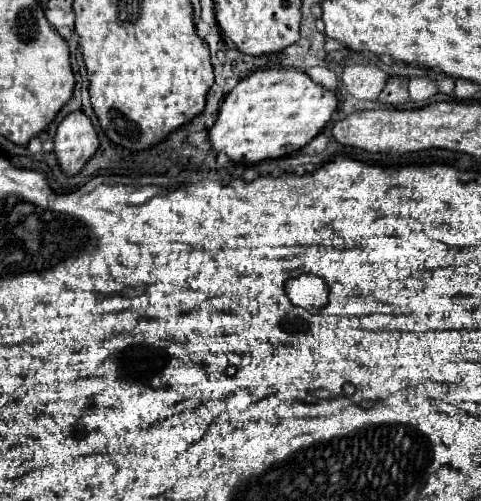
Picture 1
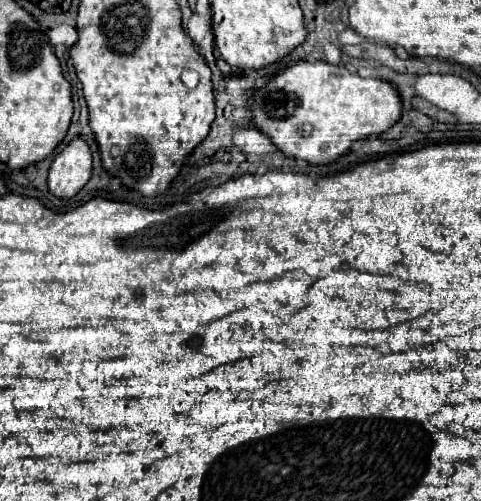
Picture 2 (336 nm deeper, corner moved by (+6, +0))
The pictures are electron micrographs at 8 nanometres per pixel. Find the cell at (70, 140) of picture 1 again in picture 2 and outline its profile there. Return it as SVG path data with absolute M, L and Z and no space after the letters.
M74 137L52 161L48 189L56 197L74 197L92 175L92 153L82 137Z

